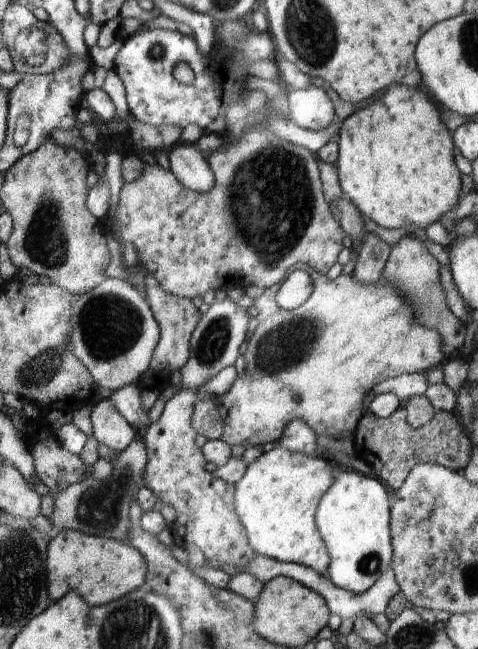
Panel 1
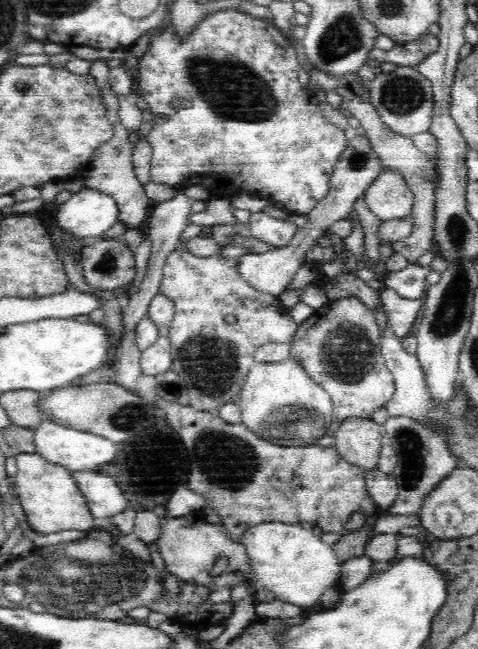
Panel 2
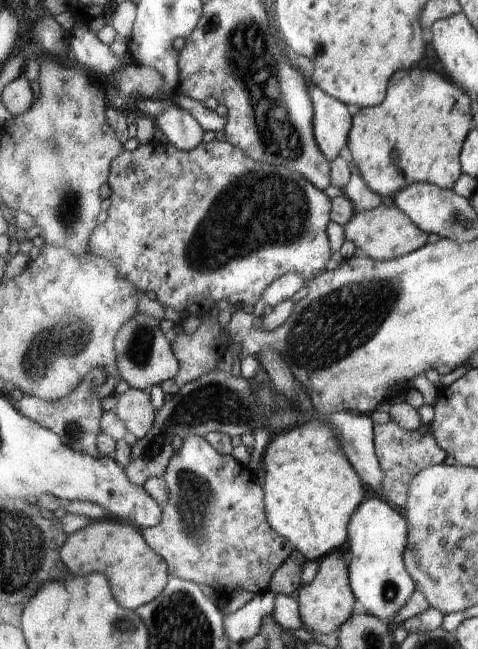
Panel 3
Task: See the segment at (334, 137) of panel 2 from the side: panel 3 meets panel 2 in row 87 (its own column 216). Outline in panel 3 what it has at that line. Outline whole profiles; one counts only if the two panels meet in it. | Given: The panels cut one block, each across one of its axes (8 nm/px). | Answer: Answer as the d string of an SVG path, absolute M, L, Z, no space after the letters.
M214 139L210 142L202 142L194 150L186 151L176 148L166 140L152 140L139 145L135 150L124 151L124 154L115 158L112 161L111 181L108 184L111 188L109 196L111 205L107 211L106 220L100 223L100 226L96 226L92 234L92 252L108 258L116 266L116 270L119 270L124 278L128 278L137 290L154 292L164 308L172 308L185 317L195 315L201 318L220 300L228 300L229 304L235 307L243 307L244 304L254 306L264 296L264 290L284 274L294 272L309 281L316 274L323 272L326 264L330 264L328 260L332 256L332 250L328 246L328 236L326 236L326 228L330 224L330 200L324 196L324 192L318 192L318 187L308 182L307 178L295 170L267 162L256 162L251 156L244 154L239 147L232 146L229 142Z

